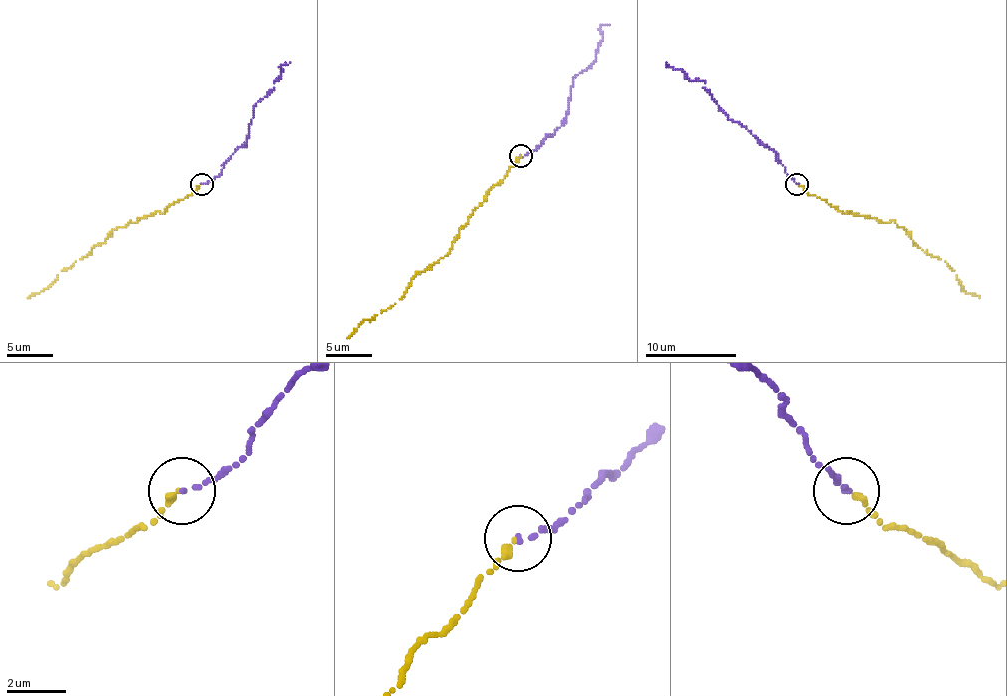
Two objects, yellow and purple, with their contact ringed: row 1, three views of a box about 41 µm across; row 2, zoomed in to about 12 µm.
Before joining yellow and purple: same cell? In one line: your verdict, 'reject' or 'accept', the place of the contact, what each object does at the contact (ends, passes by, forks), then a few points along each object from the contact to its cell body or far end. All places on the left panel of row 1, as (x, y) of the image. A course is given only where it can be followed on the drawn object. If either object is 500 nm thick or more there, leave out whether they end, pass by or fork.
accept; place (201, 184); yellow ends; purple ends; course yellow (201, 183), (164, 213), (155, 211), (135, 222), (130, 220), (46, 288), (27, 298); course purple (201, 183), (212, 181), (242, 145), (253, 106), (276, 81), (283, 69), (281, 67), (290, 62)

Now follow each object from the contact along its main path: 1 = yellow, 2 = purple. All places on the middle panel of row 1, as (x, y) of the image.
1: (520, 155), (475, 210), (450, 251), (420, 271), (392, 306), (365, 319), (347, 337)
2: (520, 155), (532, 153), (561, 125), (573, 77), (596, 61), (596, 50), (603, 38), (600, 27), (609, 25)

